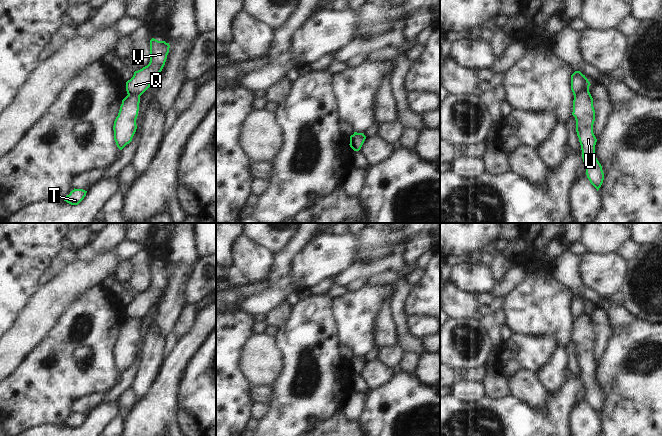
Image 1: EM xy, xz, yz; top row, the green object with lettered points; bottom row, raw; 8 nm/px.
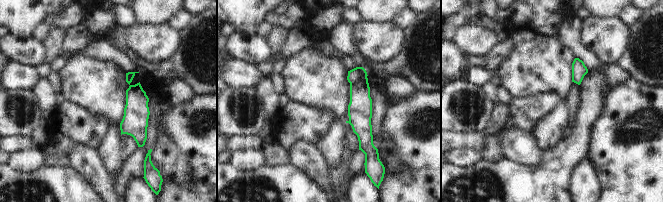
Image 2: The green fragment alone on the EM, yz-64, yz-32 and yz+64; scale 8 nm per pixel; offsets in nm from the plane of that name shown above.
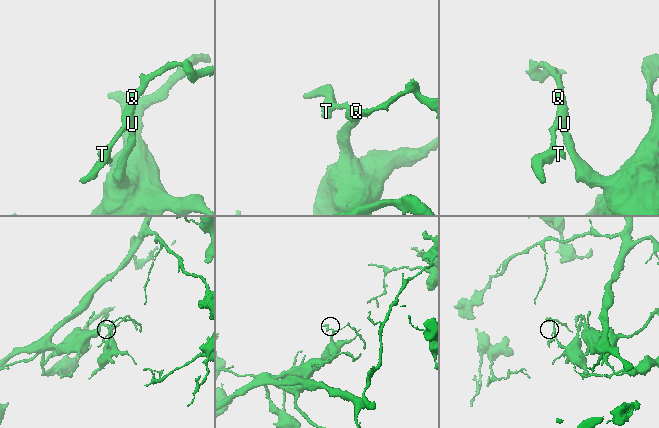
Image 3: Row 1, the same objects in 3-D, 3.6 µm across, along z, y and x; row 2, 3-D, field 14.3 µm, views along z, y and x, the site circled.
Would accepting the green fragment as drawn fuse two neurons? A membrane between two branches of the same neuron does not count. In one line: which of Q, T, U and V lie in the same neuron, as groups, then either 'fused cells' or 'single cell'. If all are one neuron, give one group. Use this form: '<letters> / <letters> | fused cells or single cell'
Q V / T U | fused cells

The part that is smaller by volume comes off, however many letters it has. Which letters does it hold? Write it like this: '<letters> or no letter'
Q, V

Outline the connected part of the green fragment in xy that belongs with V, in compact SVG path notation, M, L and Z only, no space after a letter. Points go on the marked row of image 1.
M150 40L150 62L142 69L135 71L133 77L126 82L127 94L141 96L162 71L170 45L165 41Z

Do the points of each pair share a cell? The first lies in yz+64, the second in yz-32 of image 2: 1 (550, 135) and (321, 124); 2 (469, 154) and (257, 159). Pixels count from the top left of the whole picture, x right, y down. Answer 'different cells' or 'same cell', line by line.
1: different cells
2: same cell

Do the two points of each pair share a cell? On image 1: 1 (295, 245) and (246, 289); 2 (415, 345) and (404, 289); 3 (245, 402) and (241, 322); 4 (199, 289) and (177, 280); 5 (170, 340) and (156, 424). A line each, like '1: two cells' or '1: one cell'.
1: one cell
2: one cell
3: one cell
4: two cells
5: two cells

